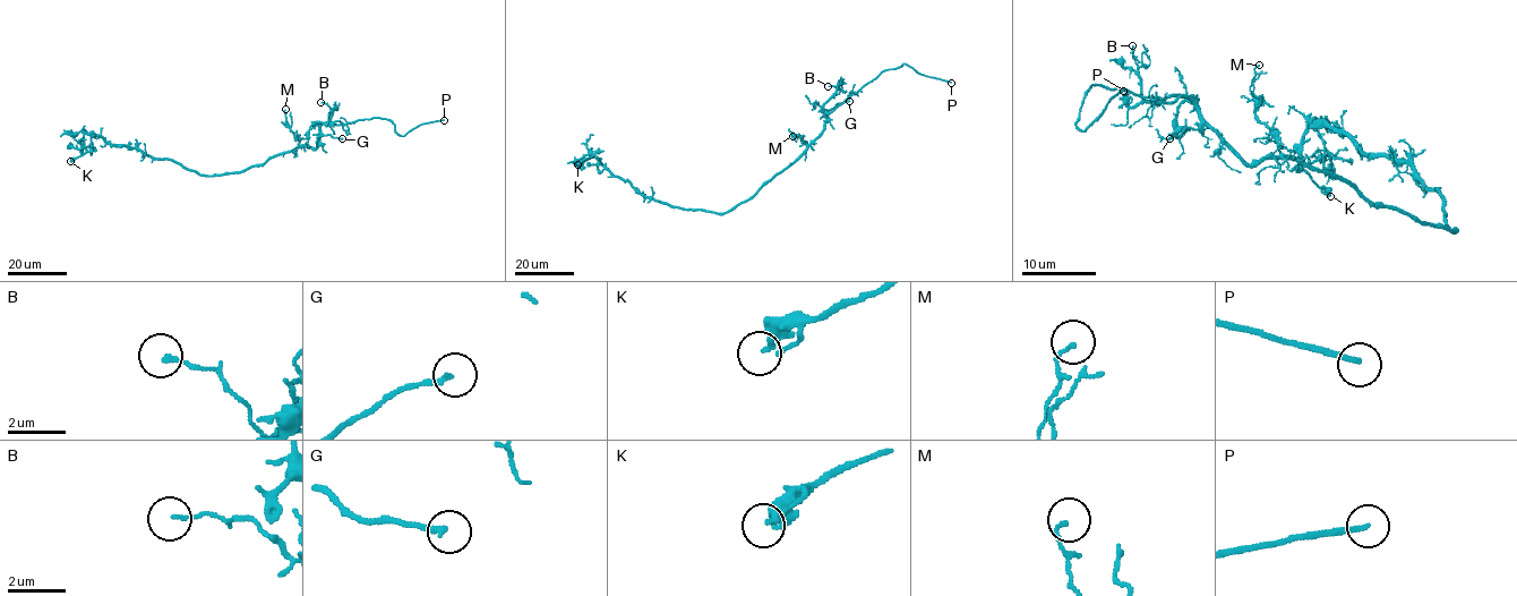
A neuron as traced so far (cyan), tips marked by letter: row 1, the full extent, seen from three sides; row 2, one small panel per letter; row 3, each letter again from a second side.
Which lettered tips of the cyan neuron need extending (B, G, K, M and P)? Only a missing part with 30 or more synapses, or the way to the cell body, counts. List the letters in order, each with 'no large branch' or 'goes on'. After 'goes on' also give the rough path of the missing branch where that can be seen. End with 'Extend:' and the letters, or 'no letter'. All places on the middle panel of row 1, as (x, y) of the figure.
B: no large branch
G: no large branch
K: no large branch
M: no large branch
P: goes on
Extend: P

